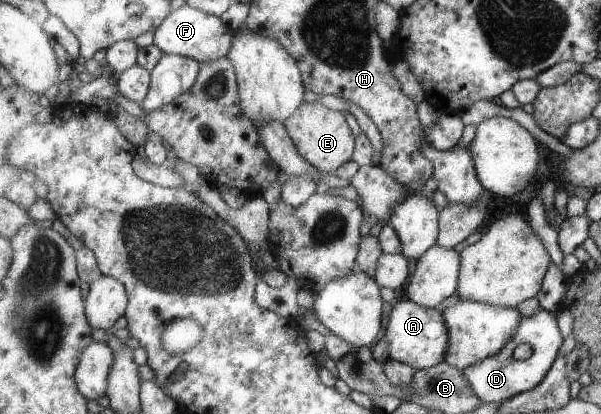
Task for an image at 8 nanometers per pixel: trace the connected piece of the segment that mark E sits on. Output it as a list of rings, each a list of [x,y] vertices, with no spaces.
[[[303,102],[300,108],[284,123],[289,135],[297,144],[299,153],[323,173],[335,172],[343,163],[354,159],[356,135],[343,112],[325,107],[321,102]]]

